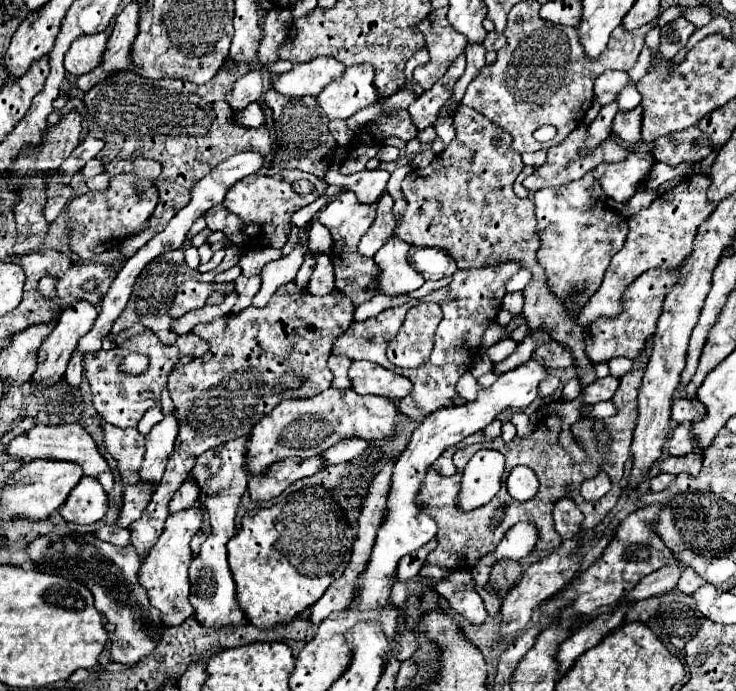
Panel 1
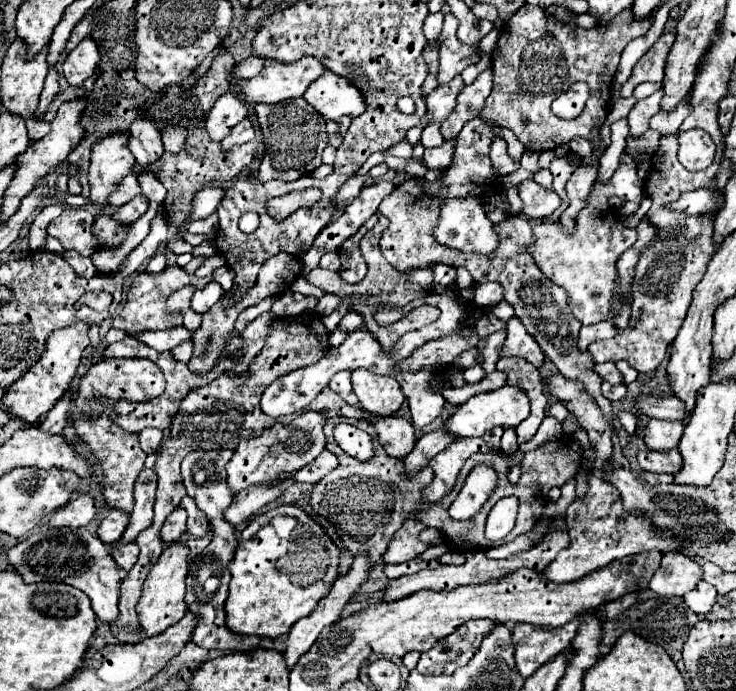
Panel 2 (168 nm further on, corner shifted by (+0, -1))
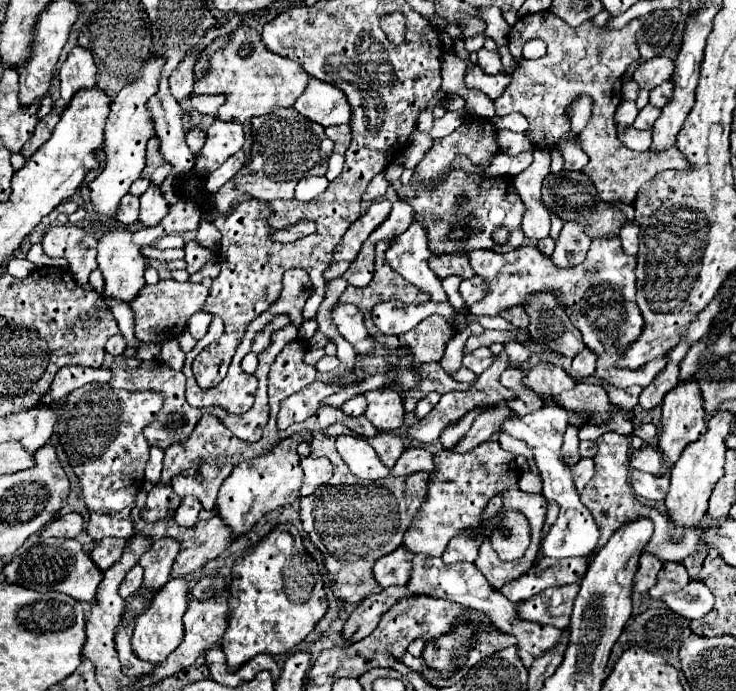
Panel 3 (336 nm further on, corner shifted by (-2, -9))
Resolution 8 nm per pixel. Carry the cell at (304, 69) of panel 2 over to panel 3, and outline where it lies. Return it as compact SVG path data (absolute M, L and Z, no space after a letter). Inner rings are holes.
M243 23L237 25L233 31L229 43L215 51L211 59L207 61L207 71L205 75L195 83L191 97L195 95L225 95L225 103L217 109L213 119L221 121L237 121L245 123L251 117L257 115L267 115L273 109L279 107L293 107L295 99L305 91L309 81L309 75L295 63L285 57L279 57L277 53L269 51L265 43L261 41L261 35L253 27L245 27ZM249 39L255 45L253 55L241 59L235 49L239 49L241 41Z

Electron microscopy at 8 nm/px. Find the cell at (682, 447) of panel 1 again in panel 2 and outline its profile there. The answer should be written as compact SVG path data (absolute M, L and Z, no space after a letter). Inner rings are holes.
M651 419L643 427L643 441L653 451L671 451L679 447L683 435L683 421L659 421Z

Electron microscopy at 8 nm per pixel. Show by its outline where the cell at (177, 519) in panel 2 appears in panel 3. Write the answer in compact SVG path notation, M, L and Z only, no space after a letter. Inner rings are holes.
M159 539L153 543L153 547L141 555L139 565L145 571L143 583L137 589L137 597L147 597L147 603L153 599L153 595L169 581L173 559L177 557L179 545L173 539Z

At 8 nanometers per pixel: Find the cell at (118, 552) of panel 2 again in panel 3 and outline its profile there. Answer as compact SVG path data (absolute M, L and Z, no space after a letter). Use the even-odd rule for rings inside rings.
M135 565L135 567L125 575L123 583L119 585L119 595L121 595L123 599L131 597L131 595L139 589L141 581L143 581L143 571L141 571L141 567L139 567L139 565Z

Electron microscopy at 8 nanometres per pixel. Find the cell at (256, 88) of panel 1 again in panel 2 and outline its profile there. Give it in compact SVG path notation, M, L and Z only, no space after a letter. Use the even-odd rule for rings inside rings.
M227 91L217 99L211 113L207 115L207 121L205 121L207 133L213 139L221 141L225 135L229 135L233 125L237 125L243 117L247 117L247 113L249 113L249 107L247 103L243 103L243 99L239 99L239 93Z

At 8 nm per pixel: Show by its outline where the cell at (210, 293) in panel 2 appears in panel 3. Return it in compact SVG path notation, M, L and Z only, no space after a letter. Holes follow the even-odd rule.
M195 313L191 319L189 319L189 325L187 325L187 331L193 335L193 339L195 341L199 341L201 339L201 335L205 335L207 333L207 327L209 327L209 323L211 323L211 315L207 315L207 313Z

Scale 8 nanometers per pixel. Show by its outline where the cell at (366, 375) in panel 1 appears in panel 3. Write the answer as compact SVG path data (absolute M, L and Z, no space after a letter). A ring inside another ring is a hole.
M385 387L365 393L367 397L367 411L365 417L379 429L379 431L395 431L403 425L405 409L399 391Z

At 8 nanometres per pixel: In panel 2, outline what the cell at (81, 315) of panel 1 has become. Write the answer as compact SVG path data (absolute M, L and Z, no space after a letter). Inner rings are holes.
M77 321L71 327L53 331L47 337L47 347L43 349L43 355L39 357L39 361L9 387L1 407L9 409L15 417L27 423L39 421L55 405L55 401L69 389L69 383L75 377L77 367L81 363L81 353L87 345L89 345L89 325L85 321Z

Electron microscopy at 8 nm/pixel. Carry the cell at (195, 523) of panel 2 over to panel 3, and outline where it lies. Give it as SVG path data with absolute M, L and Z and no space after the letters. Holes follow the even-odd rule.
M185 497L183 503L179 505L177 513L175 513L175 521L183 527L193 527L197 521L207 521L211 519L215 513L213 511L205 511L201 507L201 501L199 499L193 499L193 497Z

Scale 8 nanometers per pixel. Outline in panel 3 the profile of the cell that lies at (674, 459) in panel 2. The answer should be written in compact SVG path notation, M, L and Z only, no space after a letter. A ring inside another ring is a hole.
M645 445L641 449L635 449L631 453L631 459L629 459L629 465L633 469L639 469L639 471L645 471L645 473L659 473L663 469L663 455L651 447L651 445Z

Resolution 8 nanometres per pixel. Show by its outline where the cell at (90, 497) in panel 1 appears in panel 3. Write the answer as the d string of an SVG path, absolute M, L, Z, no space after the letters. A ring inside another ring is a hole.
M67 513L59 519L55 519L49 527L45 527L41 531L41 539L47 537L65 537L65 539L73 539L83 531L83 517L79 513Z

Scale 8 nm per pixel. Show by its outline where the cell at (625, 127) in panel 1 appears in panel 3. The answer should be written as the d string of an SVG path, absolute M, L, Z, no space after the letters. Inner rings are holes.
M647 105L645 109L639 111L639 115L637 115L633 127L635 127L635 129L651 129L653 123L655 123L655 119L657 119L659 115L661 115L659 109L655 109L653 105Z

